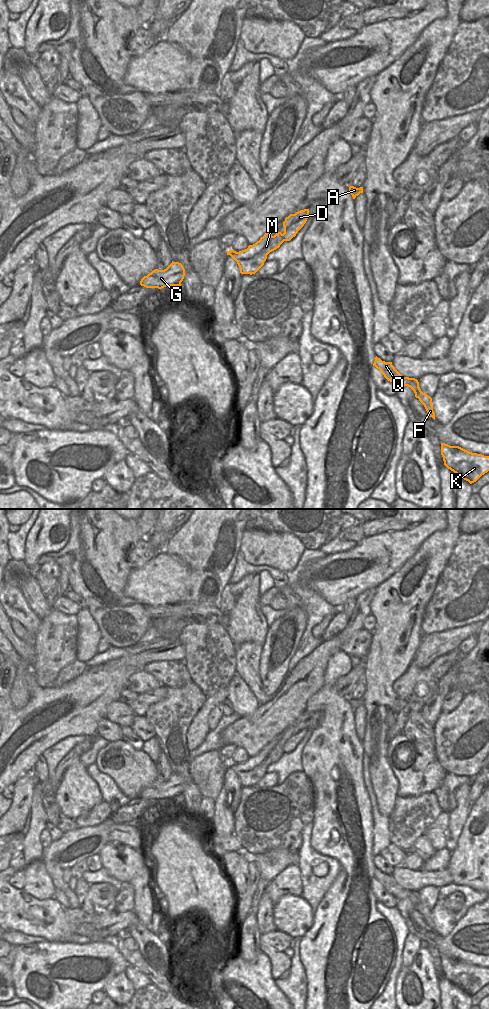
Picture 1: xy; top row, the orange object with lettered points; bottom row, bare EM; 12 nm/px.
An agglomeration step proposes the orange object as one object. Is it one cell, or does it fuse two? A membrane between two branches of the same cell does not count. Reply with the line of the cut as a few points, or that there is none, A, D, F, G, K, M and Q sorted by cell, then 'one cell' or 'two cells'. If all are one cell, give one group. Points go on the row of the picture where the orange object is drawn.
cut xy (241, 251), (255, 259), (257, 265), (263, 263); groups A D M / F G K Q; two cells

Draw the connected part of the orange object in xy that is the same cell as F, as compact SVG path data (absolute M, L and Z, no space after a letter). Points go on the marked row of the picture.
M377 356L375 357L373 366L379 369L380 372L384 375L384 377L388 381L394 383L398 388L402 386L410 387L414 391L415 397L418 398L419 401L424 405L428 416L432 417L435 420L432 398L421 391L417 379L402 376L392 365L392 362L382 361Z

